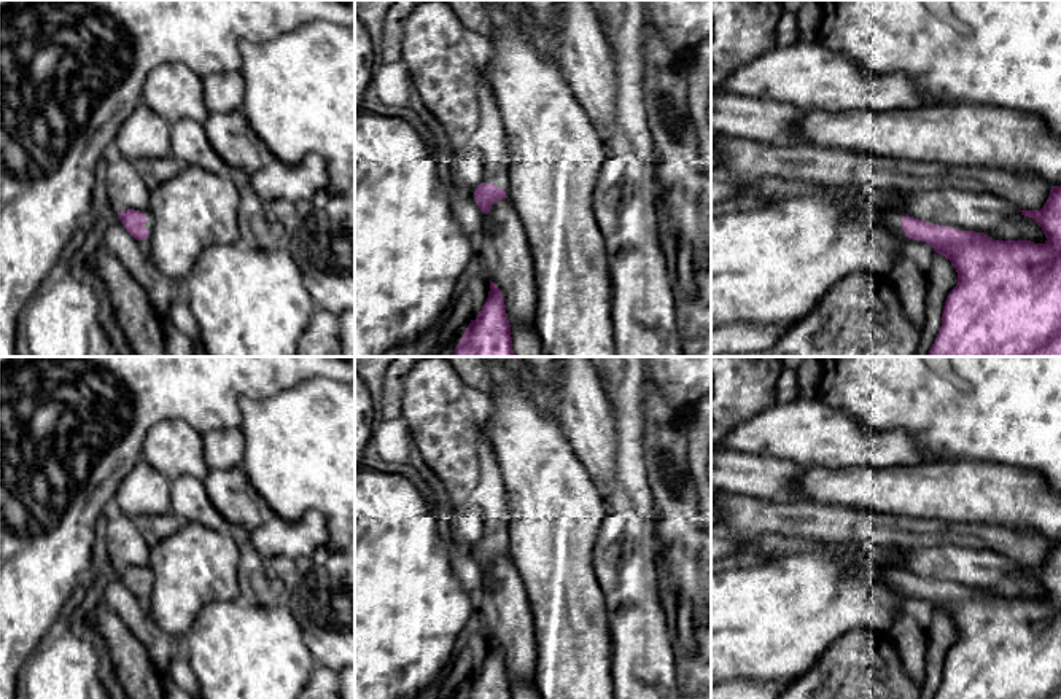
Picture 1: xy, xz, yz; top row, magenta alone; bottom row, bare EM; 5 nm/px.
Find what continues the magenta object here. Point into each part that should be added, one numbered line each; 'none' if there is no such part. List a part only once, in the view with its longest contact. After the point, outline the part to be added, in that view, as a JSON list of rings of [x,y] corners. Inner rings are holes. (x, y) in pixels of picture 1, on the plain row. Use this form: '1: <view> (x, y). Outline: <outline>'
1: xz (490, 495). Outline: [[[485,408],[479,414],[479,460],[480,482],[472,495],[472,505],[484,511],[484,535],[482,540],[492,540],[503,548],[507,548],[509,535],[506,527],[507,505],[506,484],[503,481],[496,457],[493,454],[488,430],[485,427]]]

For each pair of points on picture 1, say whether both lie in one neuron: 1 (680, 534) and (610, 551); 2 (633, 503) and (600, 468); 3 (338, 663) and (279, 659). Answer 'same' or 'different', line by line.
1: different
2: different
3: different

